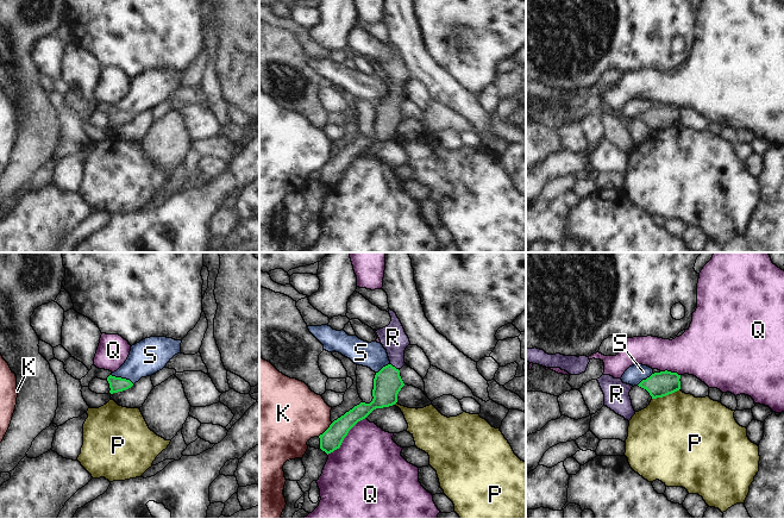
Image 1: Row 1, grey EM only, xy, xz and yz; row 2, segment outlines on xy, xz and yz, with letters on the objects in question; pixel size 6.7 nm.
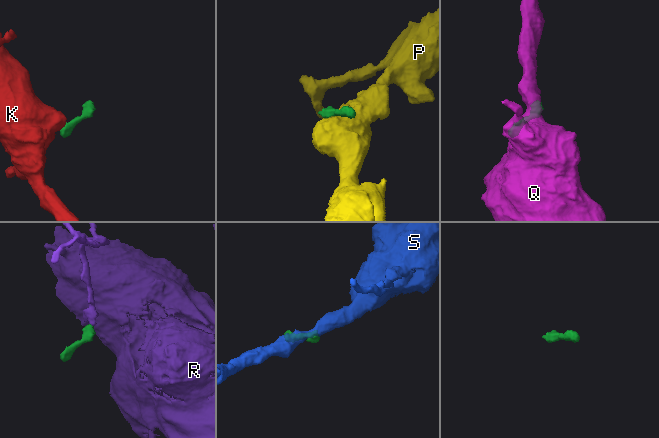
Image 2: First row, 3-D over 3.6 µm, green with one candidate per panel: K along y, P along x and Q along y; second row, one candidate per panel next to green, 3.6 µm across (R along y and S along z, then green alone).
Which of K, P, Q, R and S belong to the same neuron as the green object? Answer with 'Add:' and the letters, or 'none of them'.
Add: R

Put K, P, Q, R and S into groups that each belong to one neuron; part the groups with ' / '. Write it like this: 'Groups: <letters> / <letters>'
Groups: K / P / Q / R / S

